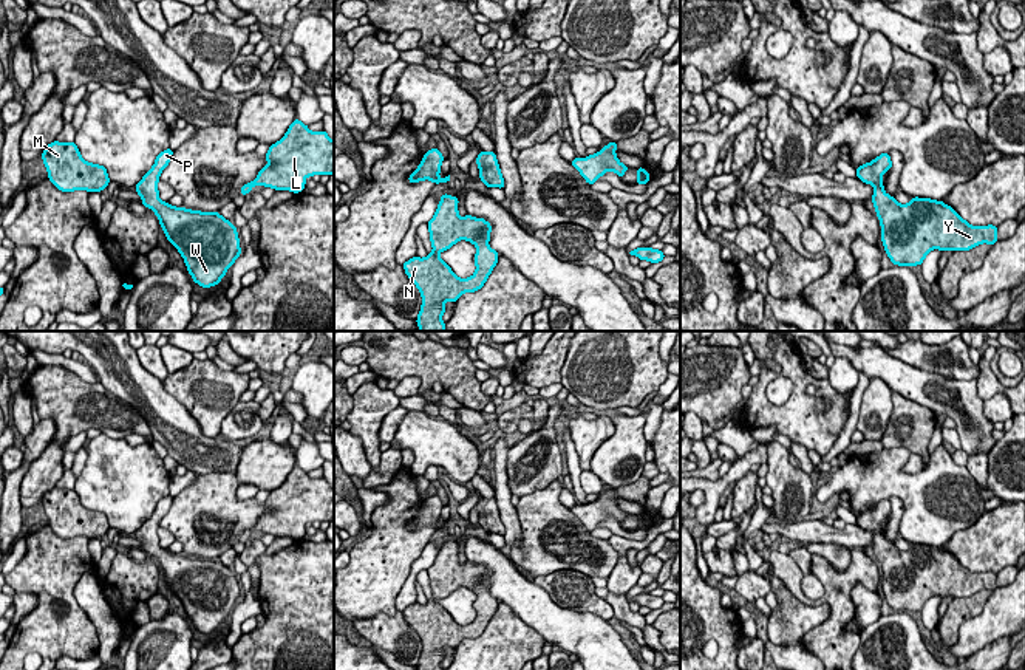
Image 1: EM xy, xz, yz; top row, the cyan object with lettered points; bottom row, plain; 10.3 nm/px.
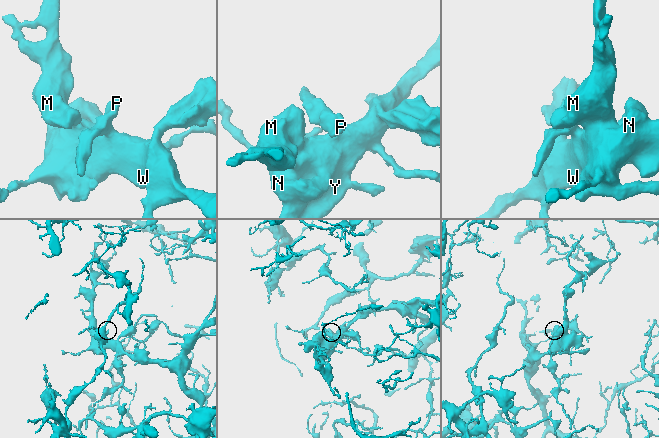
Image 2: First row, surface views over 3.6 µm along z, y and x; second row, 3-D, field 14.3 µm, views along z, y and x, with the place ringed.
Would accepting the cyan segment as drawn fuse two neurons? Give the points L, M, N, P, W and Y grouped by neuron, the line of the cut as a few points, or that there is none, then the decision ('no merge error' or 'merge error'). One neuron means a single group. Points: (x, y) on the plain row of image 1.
groups L M N P W Y; cut none; no merge error

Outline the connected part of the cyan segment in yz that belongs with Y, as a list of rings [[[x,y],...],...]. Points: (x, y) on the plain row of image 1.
[[[881,500],[856,514],[856,525],[873,532],[872,549],[881,571],[883,593],[894,611],[921,611],[932,596],[969,597],[982,590],[997,590],[997,573],[971,573],[943,548],[915,543],[900,551],[883,535],[881,523],[890,514],[890,501]]]

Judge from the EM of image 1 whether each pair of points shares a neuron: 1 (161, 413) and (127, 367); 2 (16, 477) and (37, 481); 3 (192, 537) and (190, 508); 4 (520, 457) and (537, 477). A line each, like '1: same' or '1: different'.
1: same
2: different
3: same
4: same

